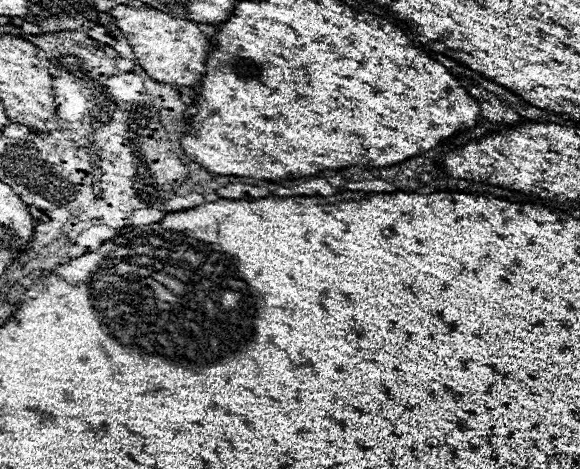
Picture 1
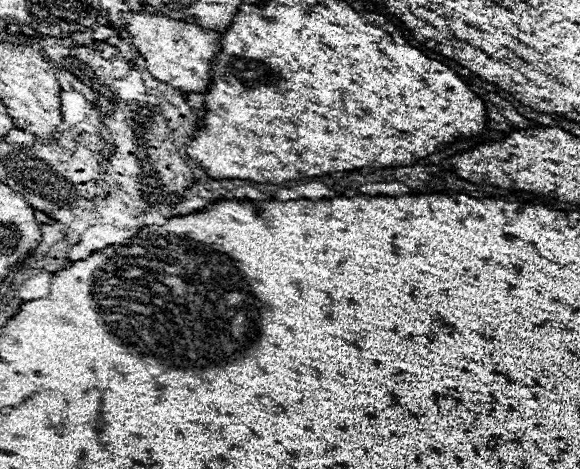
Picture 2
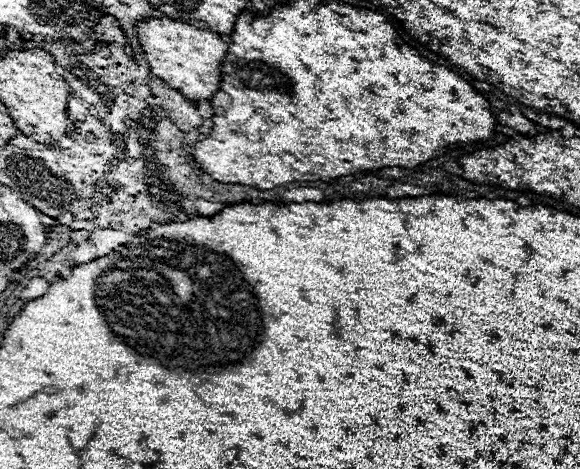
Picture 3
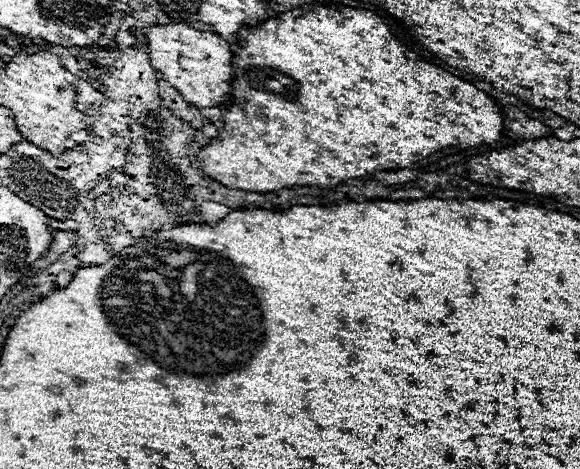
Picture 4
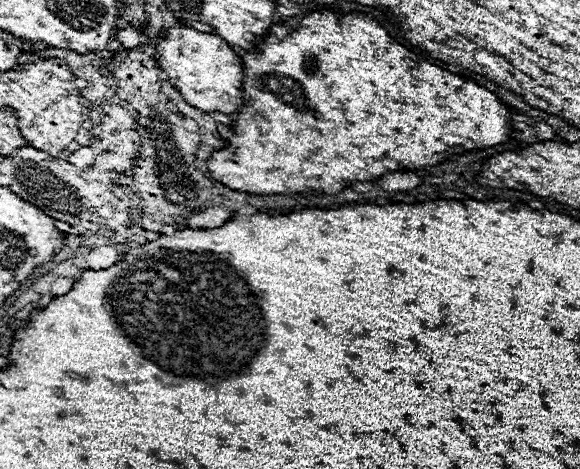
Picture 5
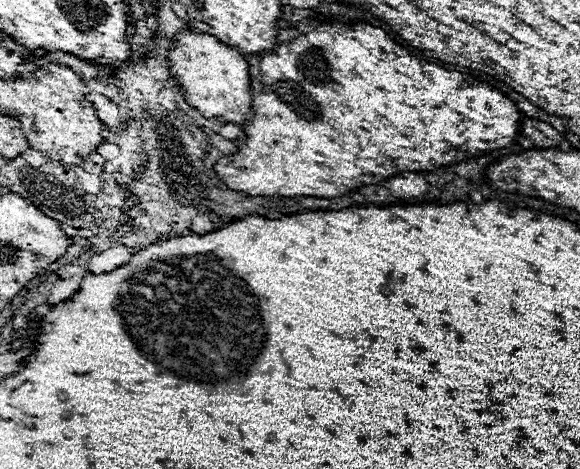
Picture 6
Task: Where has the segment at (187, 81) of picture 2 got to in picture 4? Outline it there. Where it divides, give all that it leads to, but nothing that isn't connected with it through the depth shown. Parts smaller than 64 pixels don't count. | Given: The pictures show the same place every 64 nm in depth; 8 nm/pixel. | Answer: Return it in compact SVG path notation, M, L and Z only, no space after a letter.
M154 24L144 28L146 44L150 50L150 64L162 78L176 88L184 100L196 108L214 108L228 102L232 78L232 52L230 44L212 34L200 32L186 24Z

